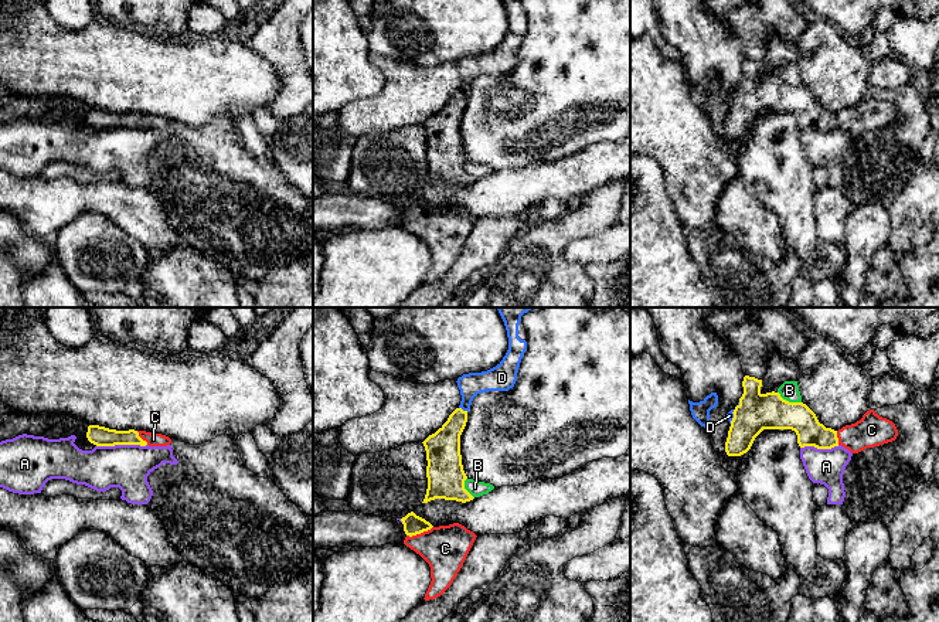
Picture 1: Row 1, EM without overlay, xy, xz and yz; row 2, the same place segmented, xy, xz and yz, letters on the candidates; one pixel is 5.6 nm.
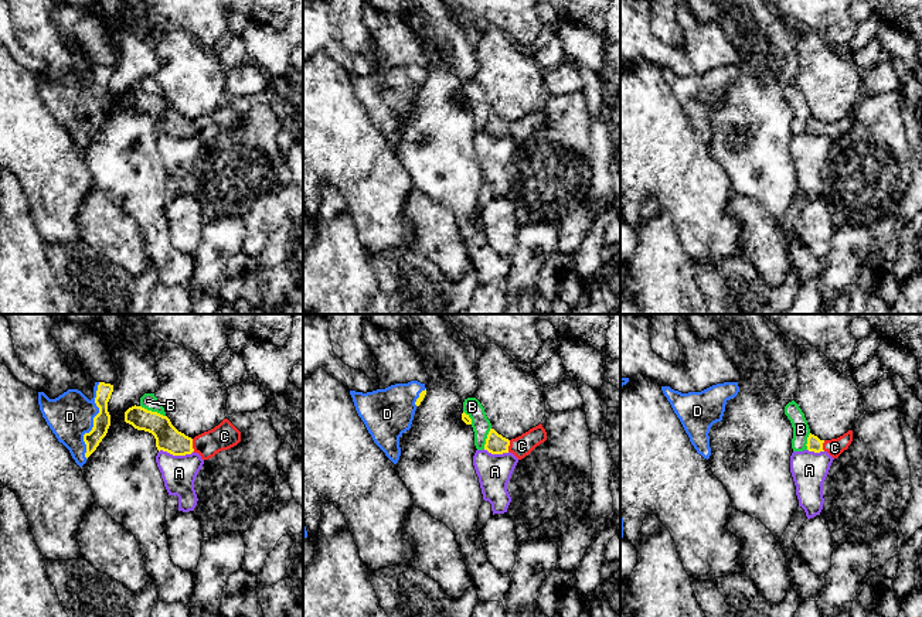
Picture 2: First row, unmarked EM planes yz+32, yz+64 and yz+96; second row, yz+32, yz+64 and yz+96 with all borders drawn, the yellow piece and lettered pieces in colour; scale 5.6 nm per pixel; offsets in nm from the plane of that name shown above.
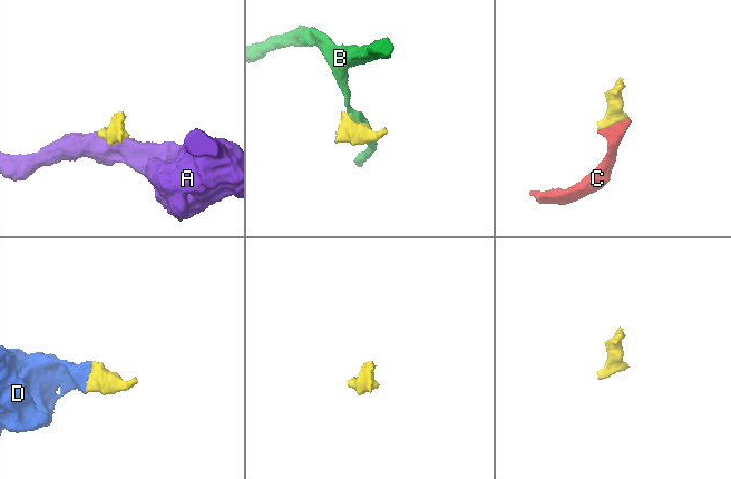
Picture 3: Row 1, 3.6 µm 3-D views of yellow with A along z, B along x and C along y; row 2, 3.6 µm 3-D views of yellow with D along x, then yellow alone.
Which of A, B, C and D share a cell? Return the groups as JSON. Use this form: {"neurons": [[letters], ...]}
{"neurons": [["A"], ["B"], ["C", "D"]]}

